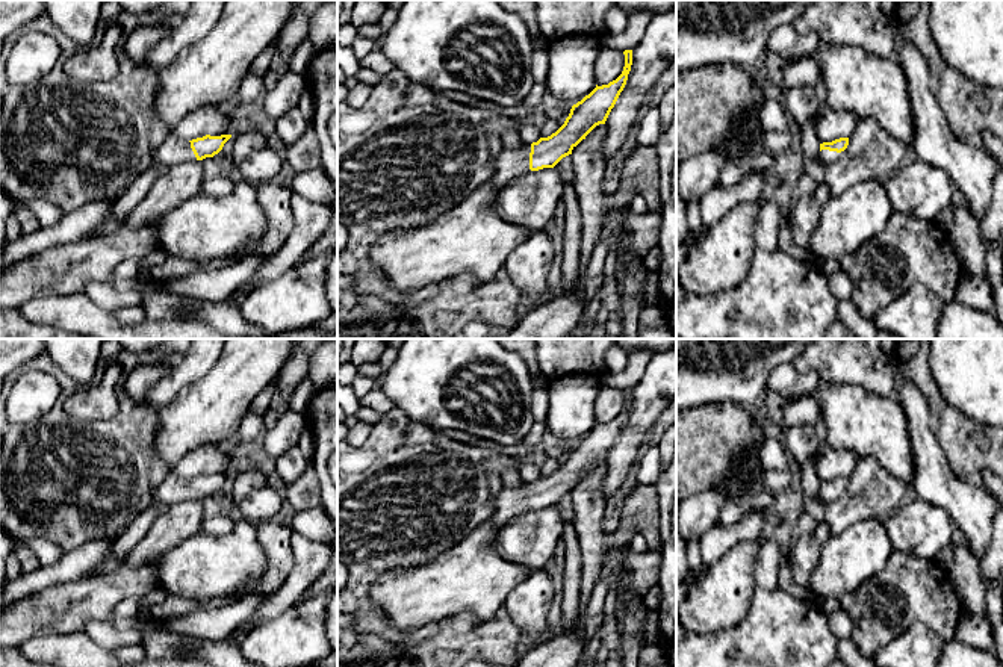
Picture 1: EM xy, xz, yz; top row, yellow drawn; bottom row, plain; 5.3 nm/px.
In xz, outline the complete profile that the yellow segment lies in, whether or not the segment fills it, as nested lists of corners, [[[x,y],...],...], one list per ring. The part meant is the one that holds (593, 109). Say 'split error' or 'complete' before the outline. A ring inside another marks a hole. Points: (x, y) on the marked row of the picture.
split error; [[[625,50],[623,54],[625,67],[622,74],[608,85],[596,85],[588,95],[573,104],[564,124],[555,133],[517,150],[502,150],[490,177],[498,191],[522,174],[554,168],[563,157],[572,154],[572,150],[596,126],[605,124],[631,71],[632,50]]]

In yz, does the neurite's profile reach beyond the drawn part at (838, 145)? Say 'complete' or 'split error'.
split error

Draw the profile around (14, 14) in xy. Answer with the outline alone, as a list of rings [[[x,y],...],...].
[[[0,0],[0,41],[44,14],[42,0]]]

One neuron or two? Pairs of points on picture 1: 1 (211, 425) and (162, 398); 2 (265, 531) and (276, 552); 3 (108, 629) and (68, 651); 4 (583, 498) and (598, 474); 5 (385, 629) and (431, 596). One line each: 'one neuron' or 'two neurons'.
1: two neurons
2: one neuron
3: two neurons
4: one neuron
5: two neurons

